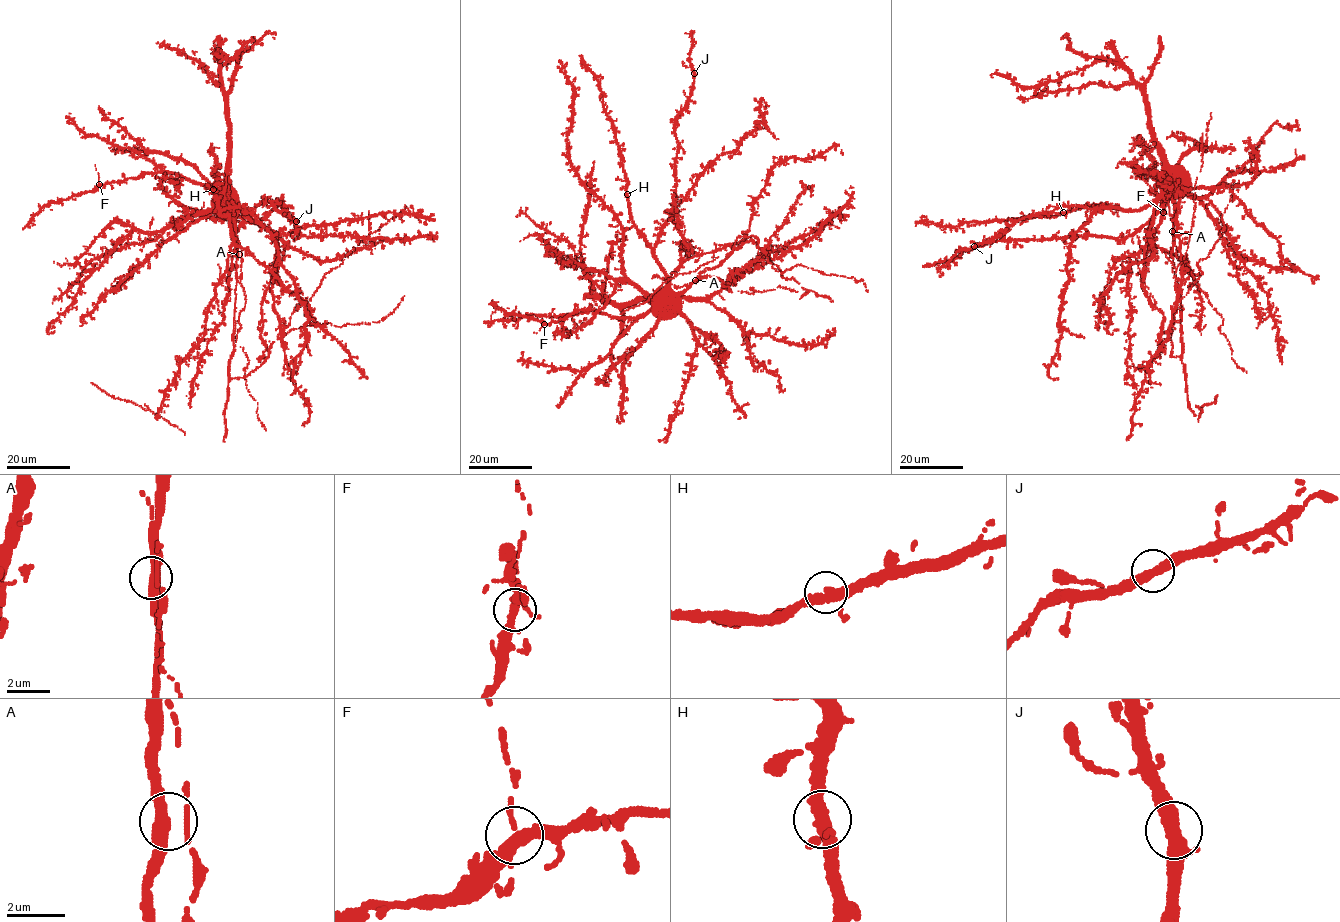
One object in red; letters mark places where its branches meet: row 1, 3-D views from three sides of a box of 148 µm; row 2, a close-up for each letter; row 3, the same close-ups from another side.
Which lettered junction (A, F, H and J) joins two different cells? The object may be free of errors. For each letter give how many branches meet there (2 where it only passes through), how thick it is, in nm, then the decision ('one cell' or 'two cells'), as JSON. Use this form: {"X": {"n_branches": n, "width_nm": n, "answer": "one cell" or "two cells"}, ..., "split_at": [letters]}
{"A": {"n_branches": 3, "width_nm": 320, "answer": "one cell"}, "F": {"n_branches": 3, "width_nm": 320, "answer": "one cell"}, "H": {"n_branches": 3, "width_nm": 320, "answer": "one cell"}, "J": {"n_branches": 3, "width_nm": 320, "answer": "one cell"}, "split_at": []}

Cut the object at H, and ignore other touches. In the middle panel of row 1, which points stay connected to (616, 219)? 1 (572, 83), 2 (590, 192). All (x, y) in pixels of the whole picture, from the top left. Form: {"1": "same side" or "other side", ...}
{"1": "same side", "2": "same side"}

